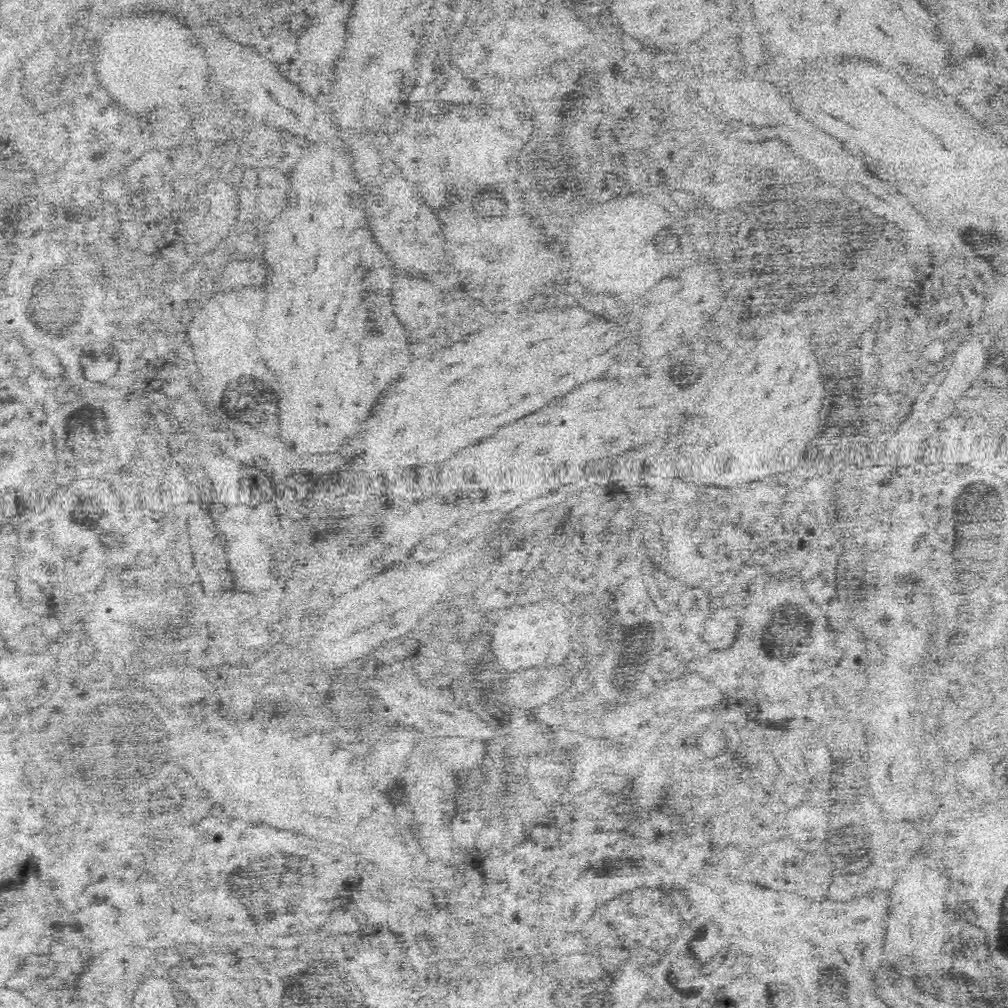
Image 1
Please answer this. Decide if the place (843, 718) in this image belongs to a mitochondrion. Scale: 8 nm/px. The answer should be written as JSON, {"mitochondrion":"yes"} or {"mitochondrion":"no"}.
{"mitochondrion":"no"}

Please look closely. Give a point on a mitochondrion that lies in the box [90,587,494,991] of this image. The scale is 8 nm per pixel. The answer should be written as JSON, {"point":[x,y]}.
{"point":[267,890]}

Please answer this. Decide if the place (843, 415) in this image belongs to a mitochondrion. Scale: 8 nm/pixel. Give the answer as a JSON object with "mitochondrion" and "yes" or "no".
{"mitochondrion":"yes"}

